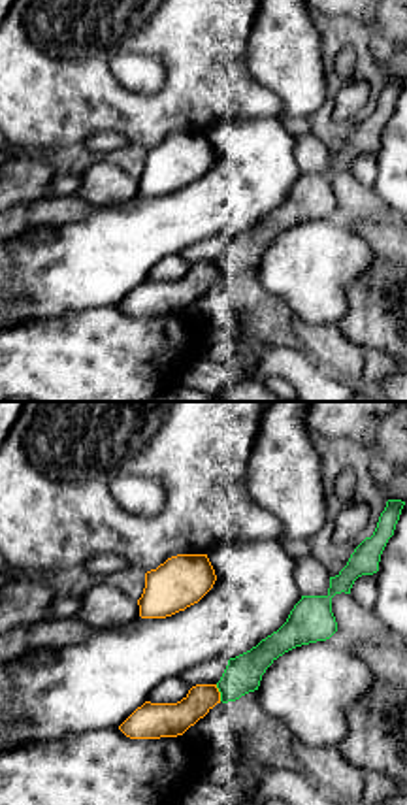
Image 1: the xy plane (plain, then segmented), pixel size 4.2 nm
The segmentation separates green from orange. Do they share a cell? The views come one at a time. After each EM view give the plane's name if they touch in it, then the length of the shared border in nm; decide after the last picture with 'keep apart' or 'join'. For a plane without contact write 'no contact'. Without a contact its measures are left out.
xy | 80 nm

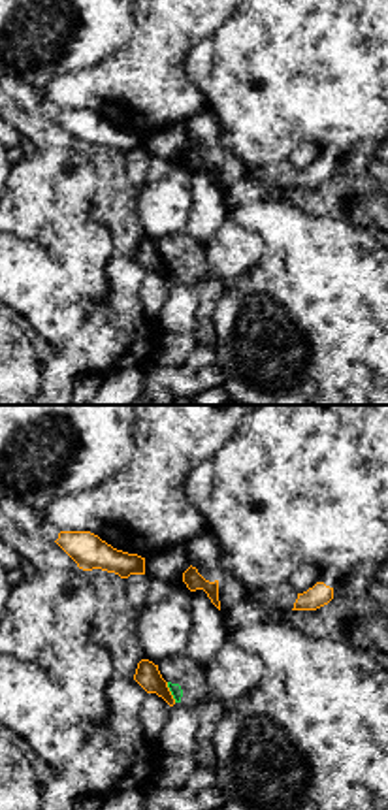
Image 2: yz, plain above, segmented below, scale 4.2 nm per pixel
yz | 100 nm

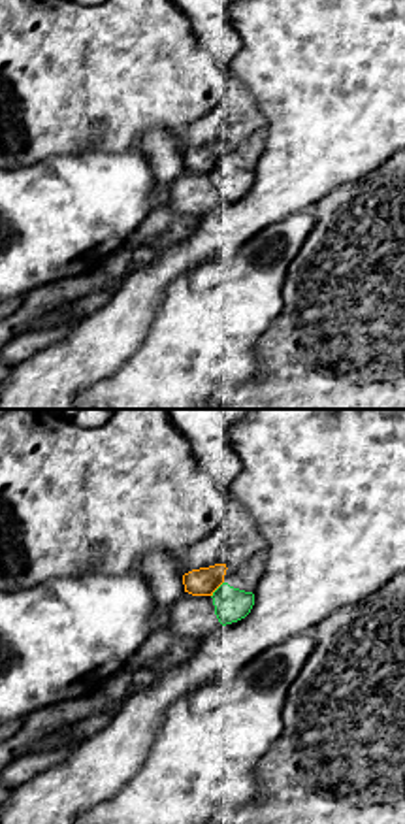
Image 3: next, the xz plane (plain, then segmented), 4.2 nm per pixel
xz | 90 nm

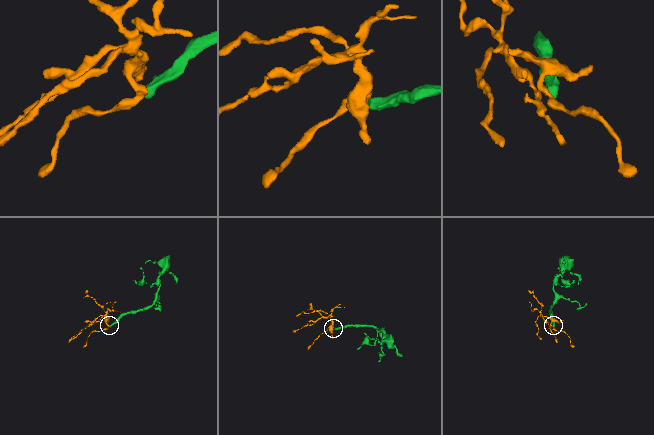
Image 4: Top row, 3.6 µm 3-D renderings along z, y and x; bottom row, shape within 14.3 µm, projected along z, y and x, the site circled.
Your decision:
keep apart

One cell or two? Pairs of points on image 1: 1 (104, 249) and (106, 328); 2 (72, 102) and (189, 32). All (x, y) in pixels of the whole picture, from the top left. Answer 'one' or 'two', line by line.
1: two
2: one

